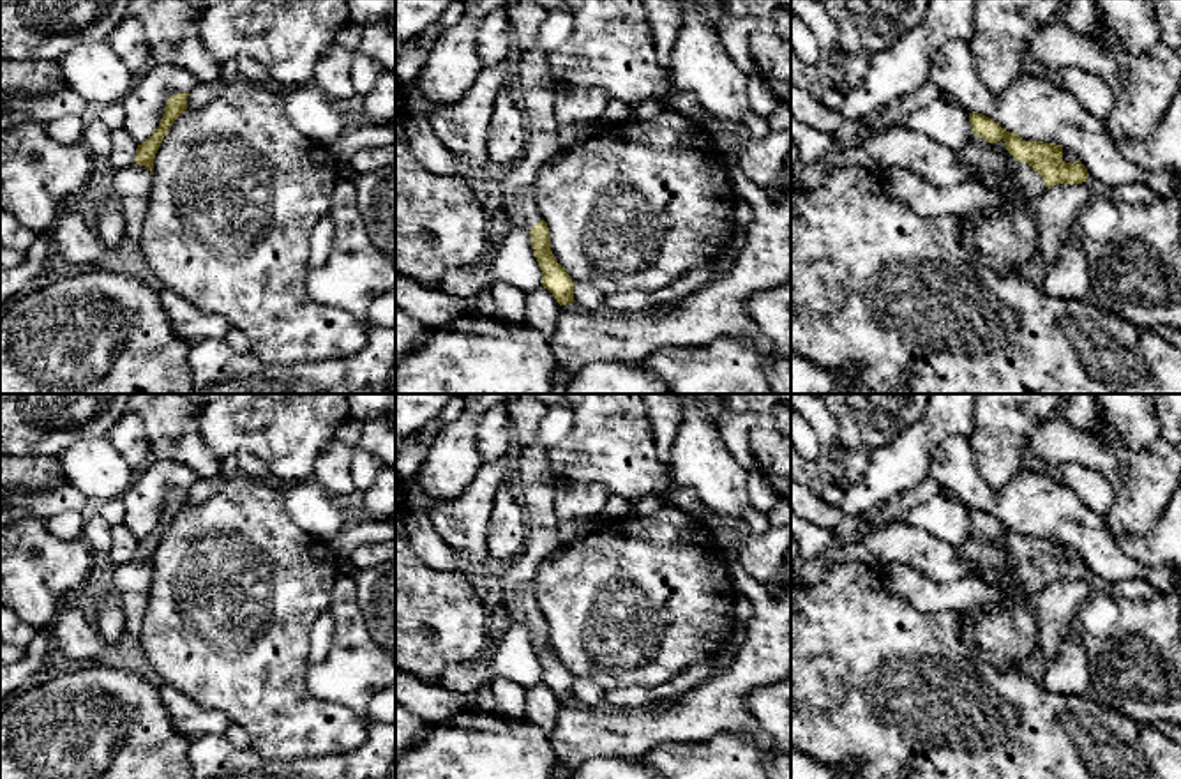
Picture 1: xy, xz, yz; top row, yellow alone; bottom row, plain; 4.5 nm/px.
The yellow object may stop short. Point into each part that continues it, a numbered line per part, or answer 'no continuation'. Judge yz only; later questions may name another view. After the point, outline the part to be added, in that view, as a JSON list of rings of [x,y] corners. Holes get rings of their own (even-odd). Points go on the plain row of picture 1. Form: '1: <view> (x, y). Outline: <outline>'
1: yz (1024, 576). Outline: [[[1006,546],[1006,553],[1008,553],[1012,572],[1006,574],[999,569],[982,569],[978,576],[983,583],[996,588],[1013,586],[1027,594],[1034,594],[1049,586],[1040,569],[1036,569],[1027,558],[1015,556],[1008,546]]]

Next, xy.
1: xy (135, 576). Outline: [[[131,558],[127,563],[104,571],[104,583],[118,595],[148,594],[152,585],[150,563]]]

